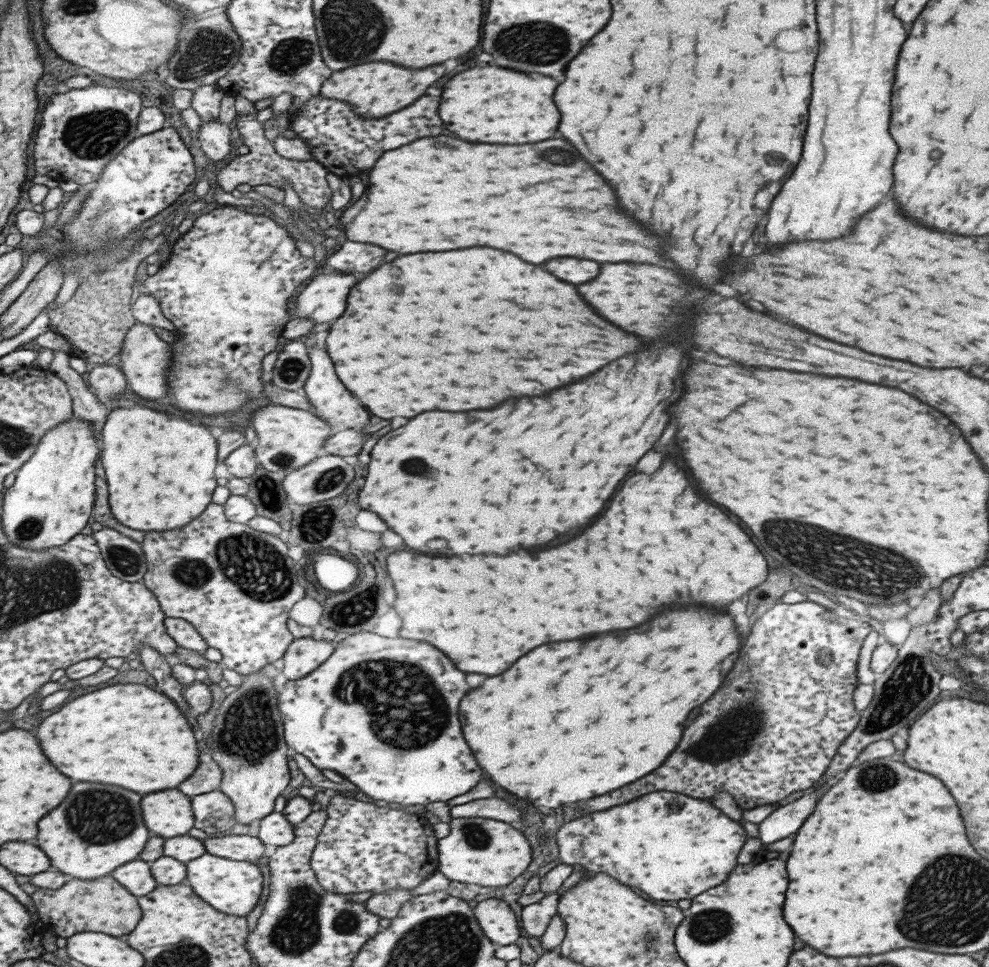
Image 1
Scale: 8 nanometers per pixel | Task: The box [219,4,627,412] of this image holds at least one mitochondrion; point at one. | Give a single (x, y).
(537, 43)

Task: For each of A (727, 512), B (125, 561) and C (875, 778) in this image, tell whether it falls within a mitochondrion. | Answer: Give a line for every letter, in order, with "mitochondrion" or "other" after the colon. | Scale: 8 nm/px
A: other
B: mitochondrion
C: mitochondrion

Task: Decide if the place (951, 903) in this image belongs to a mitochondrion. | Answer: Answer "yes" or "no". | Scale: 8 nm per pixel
yes

